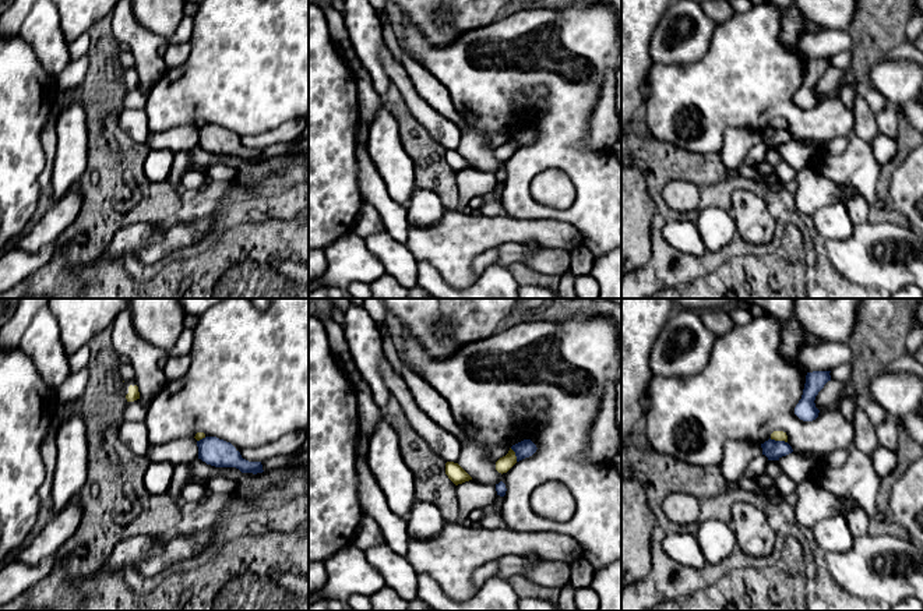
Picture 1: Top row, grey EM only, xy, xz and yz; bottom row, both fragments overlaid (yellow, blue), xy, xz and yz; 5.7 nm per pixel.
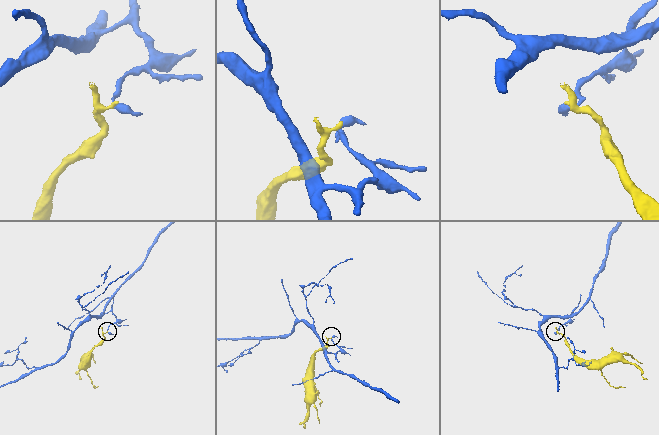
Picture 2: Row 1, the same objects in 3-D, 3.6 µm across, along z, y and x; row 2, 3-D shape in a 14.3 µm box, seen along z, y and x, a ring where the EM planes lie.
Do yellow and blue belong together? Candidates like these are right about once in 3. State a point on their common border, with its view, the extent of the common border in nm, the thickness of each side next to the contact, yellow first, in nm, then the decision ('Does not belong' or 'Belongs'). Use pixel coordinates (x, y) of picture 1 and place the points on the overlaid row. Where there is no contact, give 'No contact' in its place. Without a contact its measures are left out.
Touches yellow at yz (778, 440). Shared border 110 nm. Thickness 60 nm (yellow) against 110 nm. Does not belong

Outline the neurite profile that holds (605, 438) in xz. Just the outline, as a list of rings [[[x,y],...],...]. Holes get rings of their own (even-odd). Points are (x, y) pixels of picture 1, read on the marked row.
[[[606,384],[600,398],[599,412],[589,430],[588,460],[591,463],[610,462],[619,455],[621,431],[616,420],[616,392]]]

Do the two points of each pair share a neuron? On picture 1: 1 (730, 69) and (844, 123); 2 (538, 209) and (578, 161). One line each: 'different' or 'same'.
1: same
2: same

